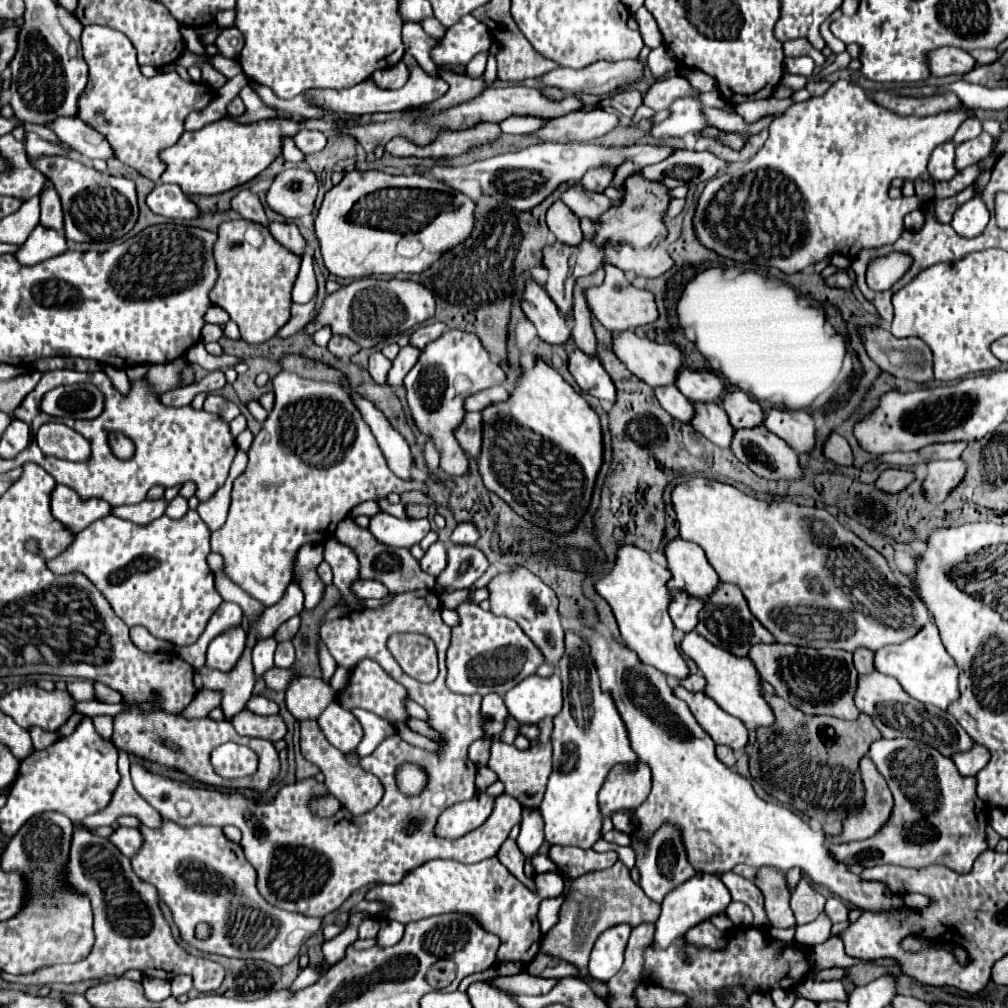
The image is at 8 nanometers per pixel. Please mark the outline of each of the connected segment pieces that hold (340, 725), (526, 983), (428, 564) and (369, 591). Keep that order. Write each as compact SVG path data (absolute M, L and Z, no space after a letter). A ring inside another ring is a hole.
M331 703L323 715L317 719L325 739L331 743L331 737L341 737L339 741L339 749L345 749L345 747L355 747L359 739L345 739L345 737L363 737L363 729L361 729L361 723L355 719L353 713L341 709L337 703Z
M521 971L517 975L507 977L495 977L489 979L487 983L498 987L504 991L513 993L525 993L525 995L545 995L551 991L551 987L557 983L555 979L543 979L543 977L533 977L527 971Z
M441 541L433 543L433 545L427 549L425 557L423 557L419 563L421 563L421 569L423 569L425 573L429 573L429 575L433 575L433 577L439 577L439 573L441 573L441 571L445 569L445 565L447 565L445 545L443 545Z
M355 581L353 583L353 591L355 595L359 595L361 599L381 599L385 597L389 591L385 589L385 585L381 585L379 581Z

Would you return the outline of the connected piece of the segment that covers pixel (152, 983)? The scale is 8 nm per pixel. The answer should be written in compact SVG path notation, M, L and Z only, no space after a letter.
M143 977L143 991L149 1001L163 1001L171 995L171 983L163 981L163 979Z

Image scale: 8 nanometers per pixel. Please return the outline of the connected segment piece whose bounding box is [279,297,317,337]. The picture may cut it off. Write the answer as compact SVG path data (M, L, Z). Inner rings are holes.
M315 297L305 303L305 305L297 305L291 303L291 319L287 321L287 325L283 325L283 329L279 331L279 337L289 337L293 333L297 333L299 329L303 329L311 319L313 319L313 311L315 311Z

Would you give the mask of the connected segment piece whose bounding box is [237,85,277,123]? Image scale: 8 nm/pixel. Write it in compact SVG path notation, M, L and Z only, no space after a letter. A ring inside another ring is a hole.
M245 85L245 87L241 89L239 97L243 99L243 103L245 103L245 107L247 107L245 115L243 115L243 117L237 117L239 123L251 123L251 121L259 121L259 119L265 119L265 117L277 117L277 113L275 113L273 109L269 109L269 107L265 107L265 105L261 103L261 99L253 93L253 89L251 89L249 85Z

